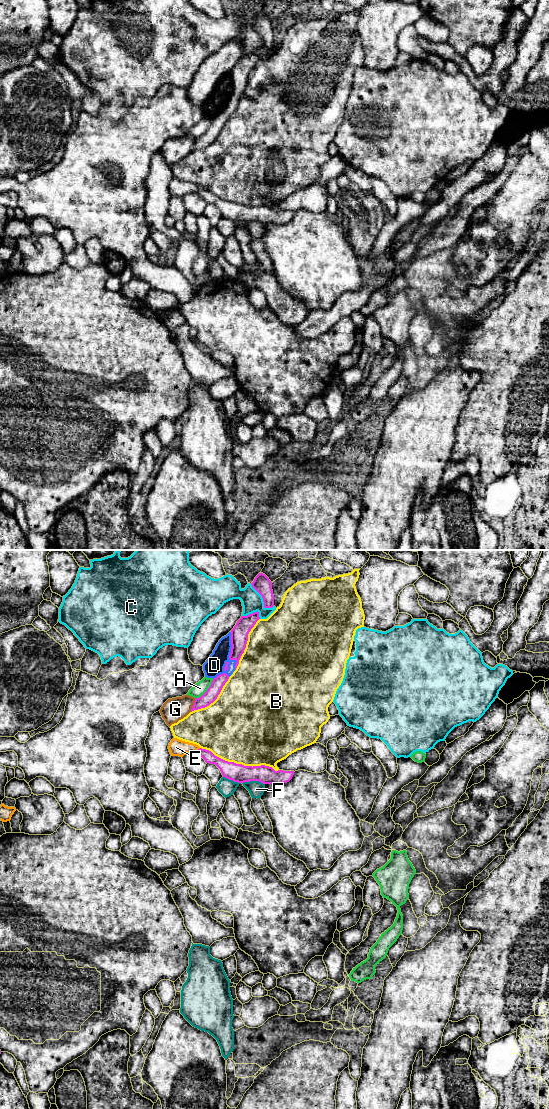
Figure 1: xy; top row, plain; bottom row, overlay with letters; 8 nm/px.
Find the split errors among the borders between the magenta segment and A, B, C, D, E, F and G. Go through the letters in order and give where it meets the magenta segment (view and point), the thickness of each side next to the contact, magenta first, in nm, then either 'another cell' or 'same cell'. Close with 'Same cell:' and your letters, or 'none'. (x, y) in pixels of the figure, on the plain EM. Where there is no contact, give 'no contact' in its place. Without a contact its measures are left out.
A: xy (207, 130) | 100/100 nm | another cell
B: xy (239, 204) | 150/480 nm | another cell
C: xy (263, 39) | 140/170 nm | another cell
D: xy (230, 93) | 140/160 nm | another cell
E: xy (198, 189) | 90/130 nm | another cell
F: xy (253, 220) | 150/130 nm | another cell
G: xy (193, 145) | 100/190 nm | another cell
Same cell: none

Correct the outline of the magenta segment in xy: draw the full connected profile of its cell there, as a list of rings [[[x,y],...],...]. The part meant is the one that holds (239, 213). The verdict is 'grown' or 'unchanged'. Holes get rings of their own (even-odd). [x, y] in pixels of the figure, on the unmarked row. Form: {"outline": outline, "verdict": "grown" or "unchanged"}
{"outline": [[[202,188],[198,189],[196,193],[206,203],[215,204],[220,209],[223,217],[238,223],[259,221],[263,224],[284,224],[289,222],[294,215],[294,211],[275,211],[272,207],[265,205],[252,207],[228,202]]], "verdict": "unchanged"}

